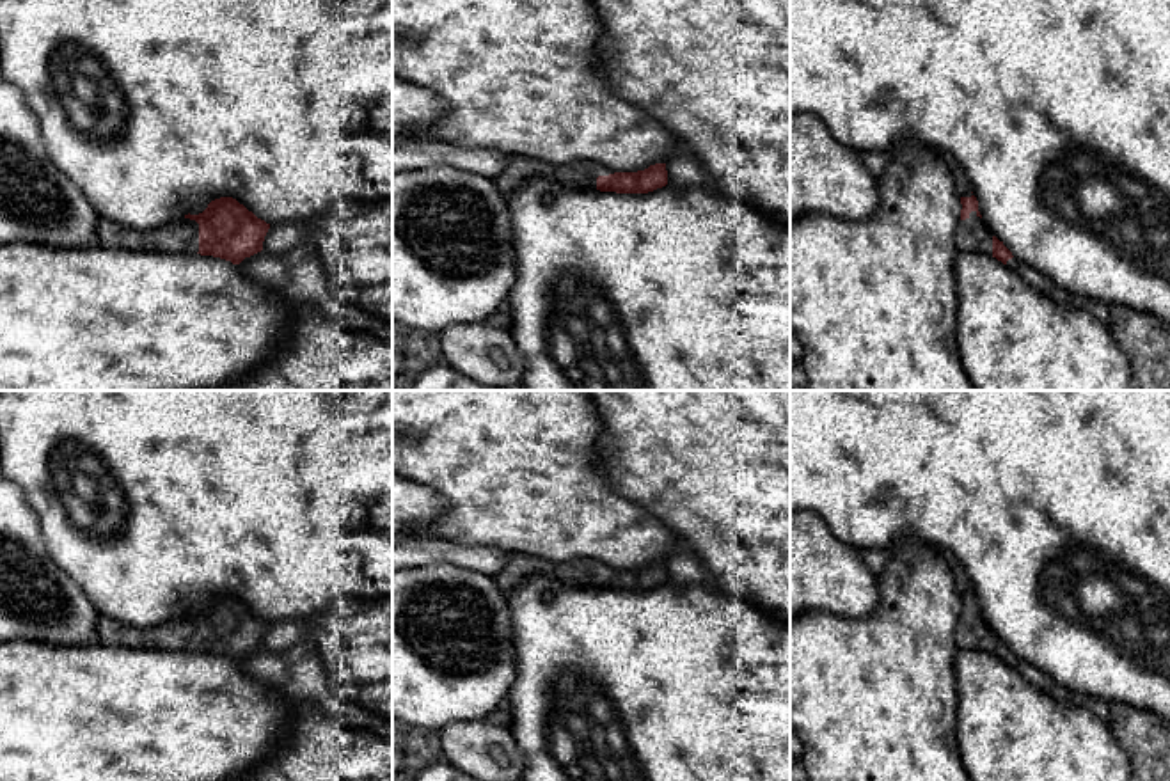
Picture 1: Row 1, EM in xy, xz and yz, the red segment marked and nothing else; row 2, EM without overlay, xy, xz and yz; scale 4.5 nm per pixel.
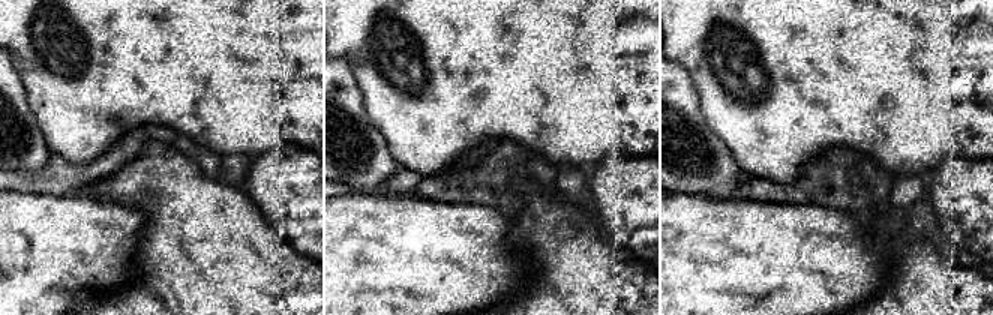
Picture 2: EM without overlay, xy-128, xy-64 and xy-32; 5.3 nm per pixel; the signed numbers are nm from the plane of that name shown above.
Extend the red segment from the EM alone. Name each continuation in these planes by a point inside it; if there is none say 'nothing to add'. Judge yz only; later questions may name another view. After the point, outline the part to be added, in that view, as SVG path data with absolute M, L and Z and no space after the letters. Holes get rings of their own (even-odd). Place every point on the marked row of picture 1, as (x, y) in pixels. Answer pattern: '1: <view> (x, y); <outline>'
1: yz (972, 235); M971 211L966 220L959 222L955 245L959 252L980 252L992 256L992 236L994 234L976 215L976 211Z

